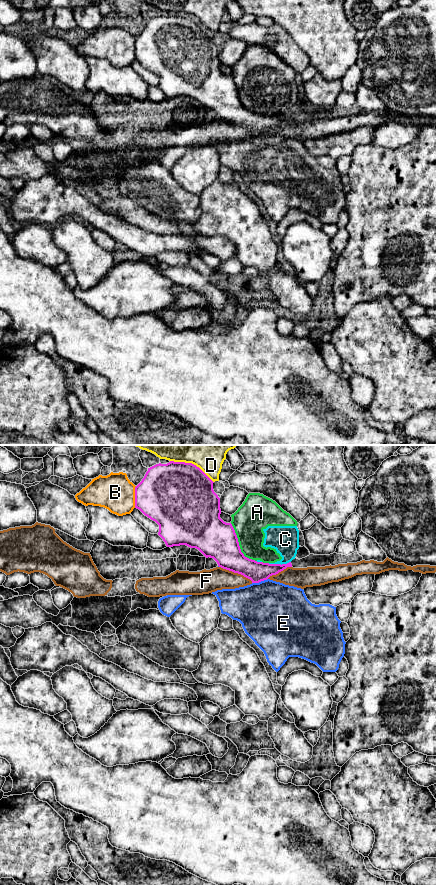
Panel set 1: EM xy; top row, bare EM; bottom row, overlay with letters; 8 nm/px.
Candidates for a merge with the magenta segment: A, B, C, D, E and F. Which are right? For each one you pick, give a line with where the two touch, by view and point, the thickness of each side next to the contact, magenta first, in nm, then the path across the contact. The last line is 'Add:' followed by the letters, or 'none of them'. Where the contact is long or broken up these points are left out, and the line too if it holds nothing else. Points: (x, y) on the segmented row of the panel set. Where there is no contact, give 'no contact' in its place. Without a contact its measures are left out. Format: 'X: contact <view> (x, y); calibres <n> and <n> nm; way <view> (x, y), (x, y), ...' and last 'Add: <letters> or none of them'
Add: none of them

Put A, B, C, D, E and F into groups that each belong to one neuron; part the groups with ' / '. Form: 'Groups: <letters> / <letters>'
Groups: A C / B / D / E / F

